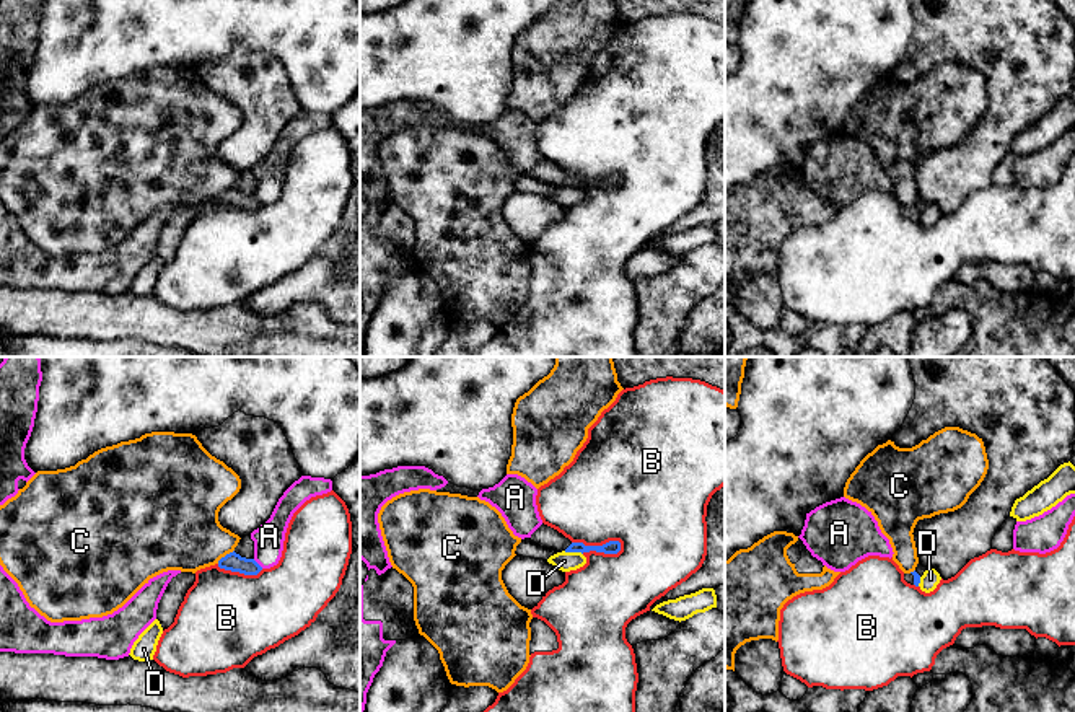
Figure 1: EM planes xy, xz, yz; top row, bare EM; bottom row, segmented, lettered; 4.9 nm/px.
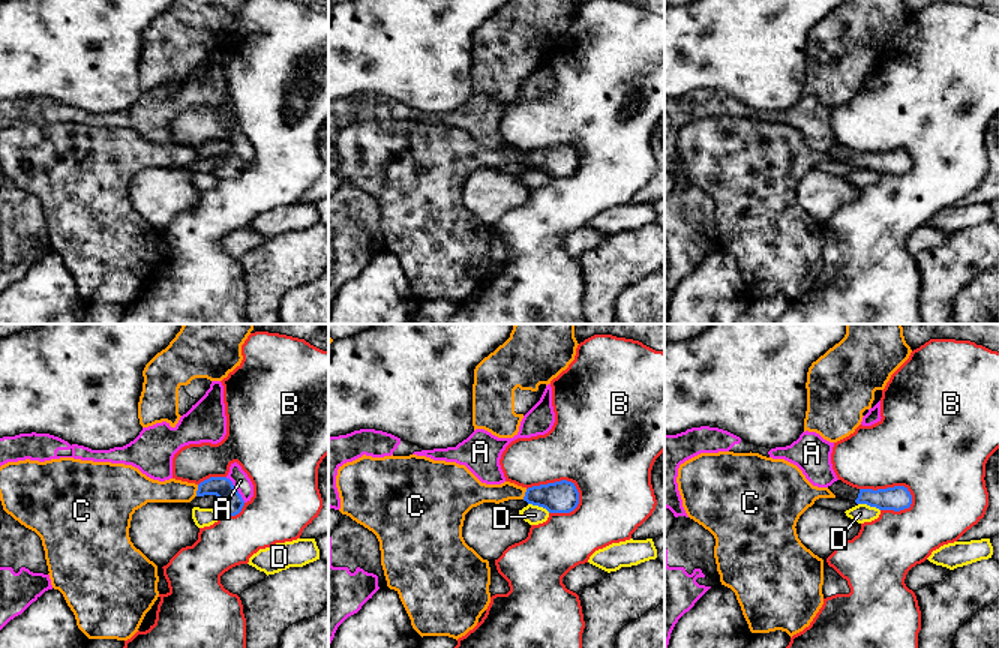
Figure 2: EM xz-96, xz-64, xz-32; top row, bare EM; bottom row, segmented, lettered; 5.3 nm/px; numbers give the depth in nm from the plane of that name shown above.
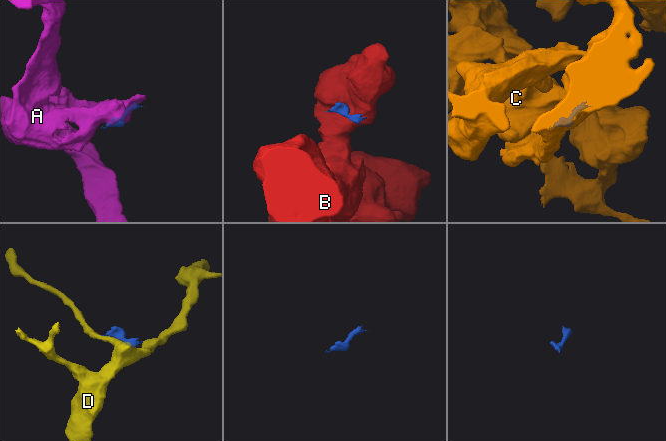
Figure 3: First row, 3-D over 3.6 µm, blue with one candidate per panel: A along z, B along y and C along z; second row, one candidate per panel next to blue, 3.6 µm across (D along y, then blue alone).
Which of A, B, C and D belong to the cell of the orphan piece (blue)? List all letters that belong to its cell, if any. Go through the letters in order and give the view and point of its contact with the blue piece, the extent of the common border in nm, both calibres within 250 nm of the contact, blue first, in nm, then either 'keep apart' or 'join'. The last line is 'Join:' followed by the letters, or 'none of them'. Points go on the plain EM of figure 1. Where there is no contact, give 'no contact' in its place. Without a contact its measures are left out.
A: contact xy (256, 197); length 70 nm; calibres 90 and 150 nm; keep apart
B: contact xz (600, 181); length 260 nm; calibres 60 and 460 nm; keep apart
C: contact xy (227, 189); length 110 nm; calibres 90 and 360 nm; keep apart
D: contact xz (574, 186); length 100 nm; calibres 60 and 100 nm; keep apart
Join: none of them

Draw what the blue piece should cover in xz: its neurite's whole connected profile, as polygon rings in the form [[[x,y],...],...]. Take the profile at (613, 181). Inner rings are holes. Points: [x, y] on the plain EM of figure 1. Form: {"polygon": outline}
{"polygon": [[[541,160],[529,173],[534,179],[546,182],[546,184],[554,184],[557,187],[604,187],[604,189],[617,189],[621,186],[621,178],[619,176],[609,176],[603,181],[585,181],[583,178],[572,178],[568,173],[565,173],[562,168],[557,165]]]}

